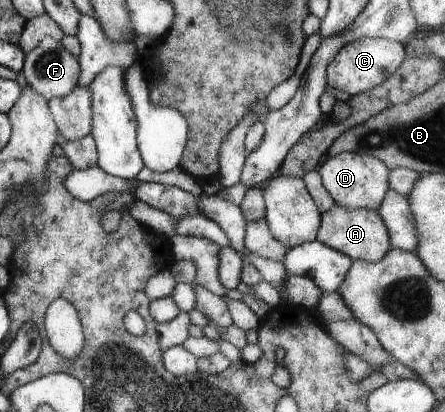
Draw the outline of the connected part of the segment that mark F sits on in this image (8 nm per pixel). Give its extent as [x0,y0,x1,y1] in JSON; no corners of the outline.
[20,36,80,101]

